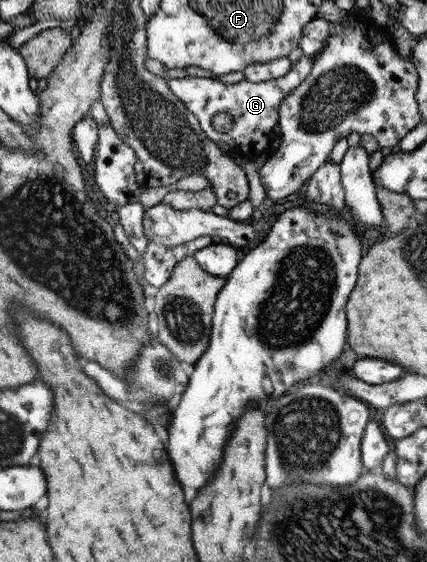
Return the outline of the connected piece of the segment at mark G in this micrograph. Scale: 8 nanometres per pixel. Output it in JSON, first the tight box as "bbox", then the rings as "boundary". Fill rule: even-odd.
{"bbox":[167,56,313,161],"boundary":[[[302,56],[298,62],[292,64],[290,71],[278,79],[268,79],[262,83],[250,83],[248,79],[240,81],[235,85],[225,85],[214,78],[189,77],[167,78],[167,85],[178,100],[186,106],[206,132],[206,136],[216,144],[226,143],[230,148],[239,152],[242,157],[253,161],[264,158],[269,151],[270,135],[274,126],[278,124],[278,108],[284,97],[290,96],[290,92],[298,88],[310,74],[313,66],[313,58]],[[218,113],[227,113],[232,116],[232,130],[222,134],[212,127],[212,119]]]}

